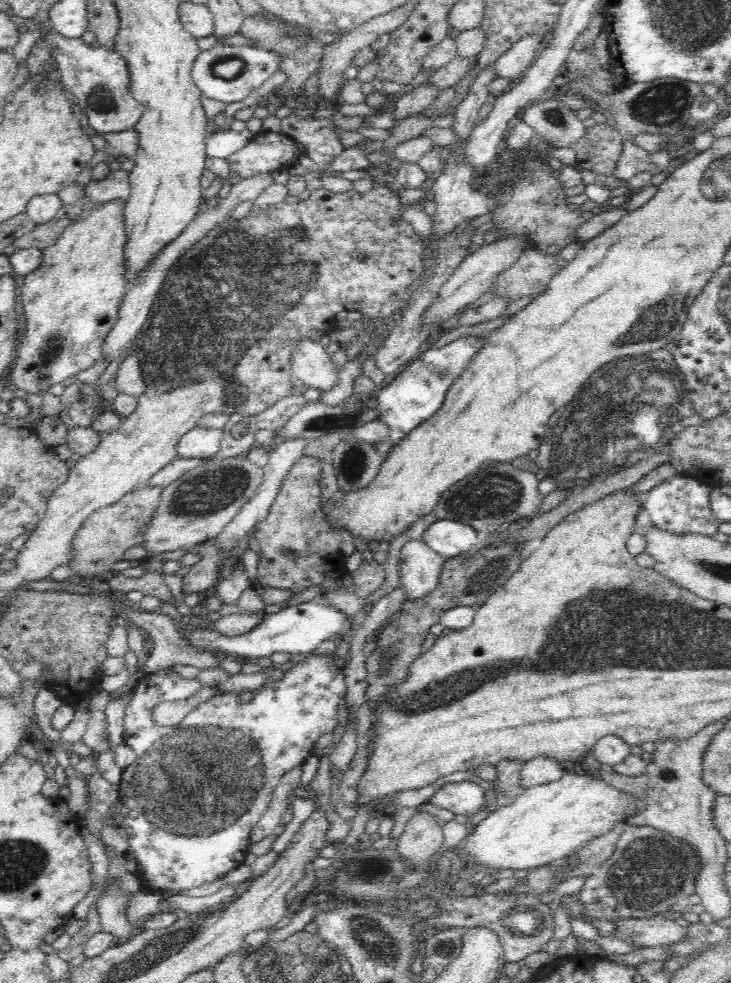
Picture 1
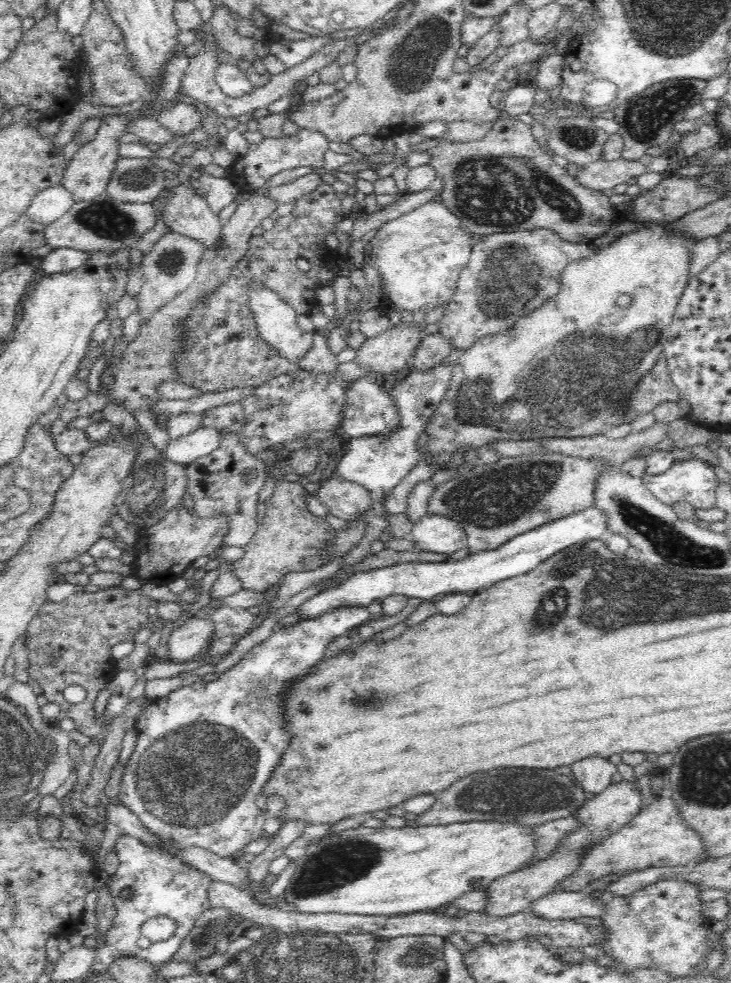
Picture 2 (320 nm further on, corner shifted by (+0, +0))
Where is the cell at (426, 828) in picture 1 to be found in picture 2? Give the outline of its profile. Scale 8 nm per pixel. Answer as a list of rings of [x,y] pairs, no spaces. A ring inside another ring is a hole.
[[[500,768],[500,772],[498,770],[488,770],[488,772],[474,773],[458,780],[448,790],[442,790],[435,796],[436,804],[416,818],[418,826],[446,826],[475,821],[512,822],[524,826],[536,826],[558,818],[568,818],[576,815],[576,812],[582,808],[589,798],[572,776],[561,774],[557,769],[537,768],[522,770],[522,772],[520,772],[520,768]]]

